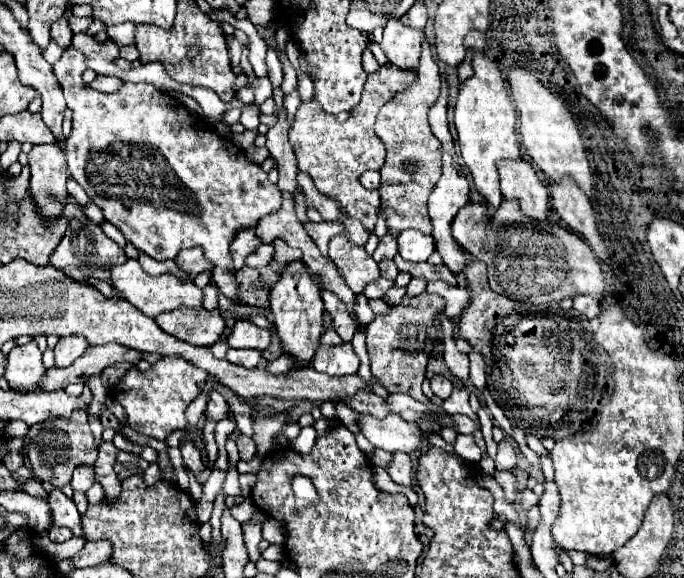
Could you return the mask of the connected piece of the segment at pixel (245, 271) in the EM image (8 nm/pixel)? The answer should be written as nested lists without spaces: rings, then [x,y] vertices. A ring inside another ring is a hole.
[[[243,266],[235,276],[239,286],[237,290],[241,292],[241,296],[237,296],[239,304],[269,308],[269,288],[273,288],[281,272],[277,272],[273,266],[263,266],[263,268]]]

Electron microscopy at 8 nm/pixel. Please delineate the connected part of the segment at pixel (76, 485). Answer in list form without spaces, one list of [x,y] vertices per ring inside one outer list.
[[[81,466],[81,468],[75,468],[73,472],[73,480],[71,480],[71,486],[73,490],[83,490],[87,492],[95,482],[95,476],[93,476],[93,466]]]

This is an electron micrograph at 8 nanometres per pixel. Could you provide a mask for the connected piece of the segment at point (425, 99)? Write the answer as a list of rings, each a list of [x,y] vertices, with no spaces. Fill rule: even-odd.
[[[423,42],[423,54],[417,68],[419,80],[409,86],[405,92],[397,94],[387,102],[375,122],[375,134],[383,140],[387,148],[387,158],[381,168],[381,206],[387,228],[393,236],[407,228],[415,228],[431,234],[431,220],[427,216],[427,200],[433,192],[437,180],[441,178],[441,142],[429,128],[427,112],[433,106],[433,100],[441,94],[439,68],[433,60],[433,48]]]

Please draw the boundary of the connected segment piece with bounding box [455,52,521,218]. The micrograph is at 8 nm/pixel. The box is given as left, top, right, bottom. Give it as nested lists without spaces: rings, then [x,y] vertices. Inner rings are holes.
[[[473,52],[473,76],[467,78],[463,88],[459,90],[459,98],[455,104],[455,128],[459,136],[461,158],[473,176],[477,192],[487,202],[487,216],[493,218],[495,210],[501,204],[499,174],[495,164],[501,158],[519,160],[521,146],[517,140],[517,110],[507,82],[501,78],[495,60],[489,60],[481,52]]]

